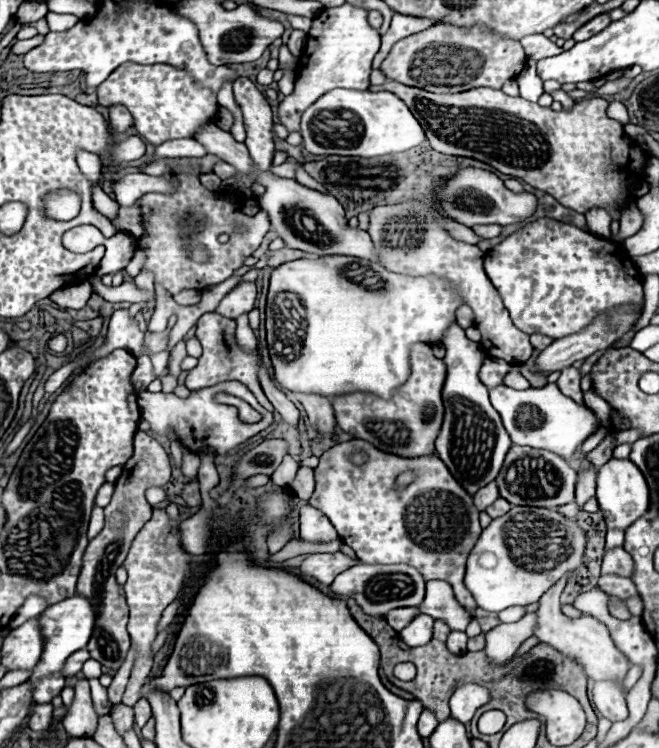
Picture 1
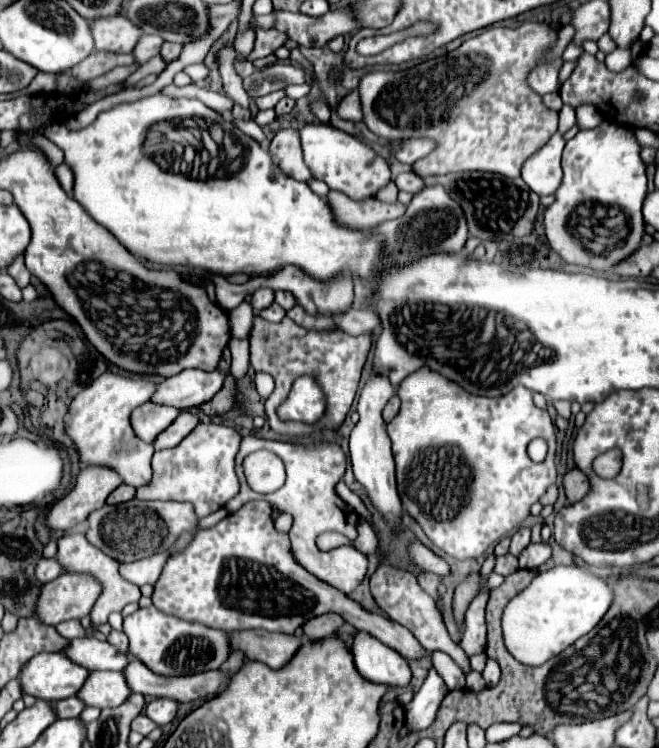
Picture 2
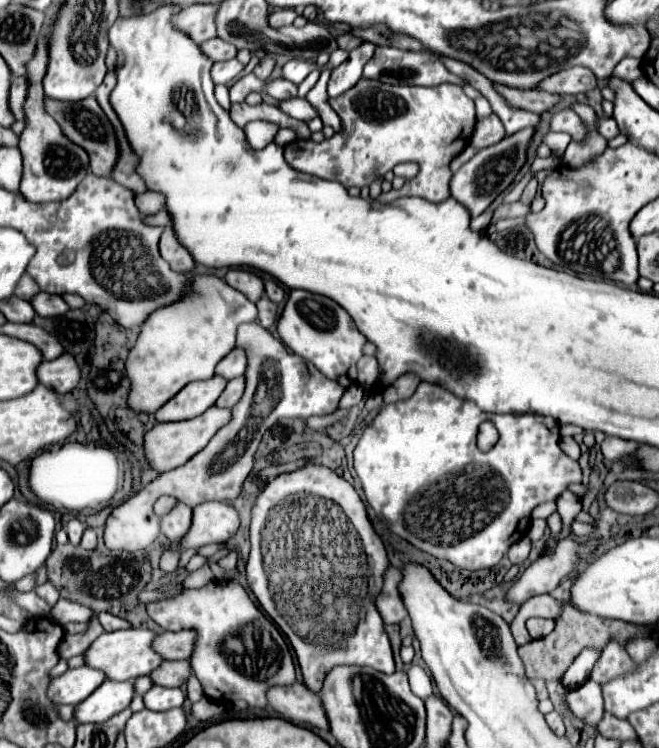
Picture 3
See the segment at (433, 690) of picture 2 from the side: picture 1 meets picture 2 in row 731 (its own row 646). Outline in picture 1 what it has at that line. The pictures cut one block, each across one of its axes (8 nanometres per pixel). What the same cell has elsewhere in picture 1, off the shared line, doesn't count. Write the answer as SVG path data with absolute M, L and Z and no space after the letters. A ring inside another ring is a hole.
M418 614L410 622L410 626L406 626L406 630L400 632L400 638L410 648L426 646L432 640L432 628L434 628L434 618L426 616L426 614Z

